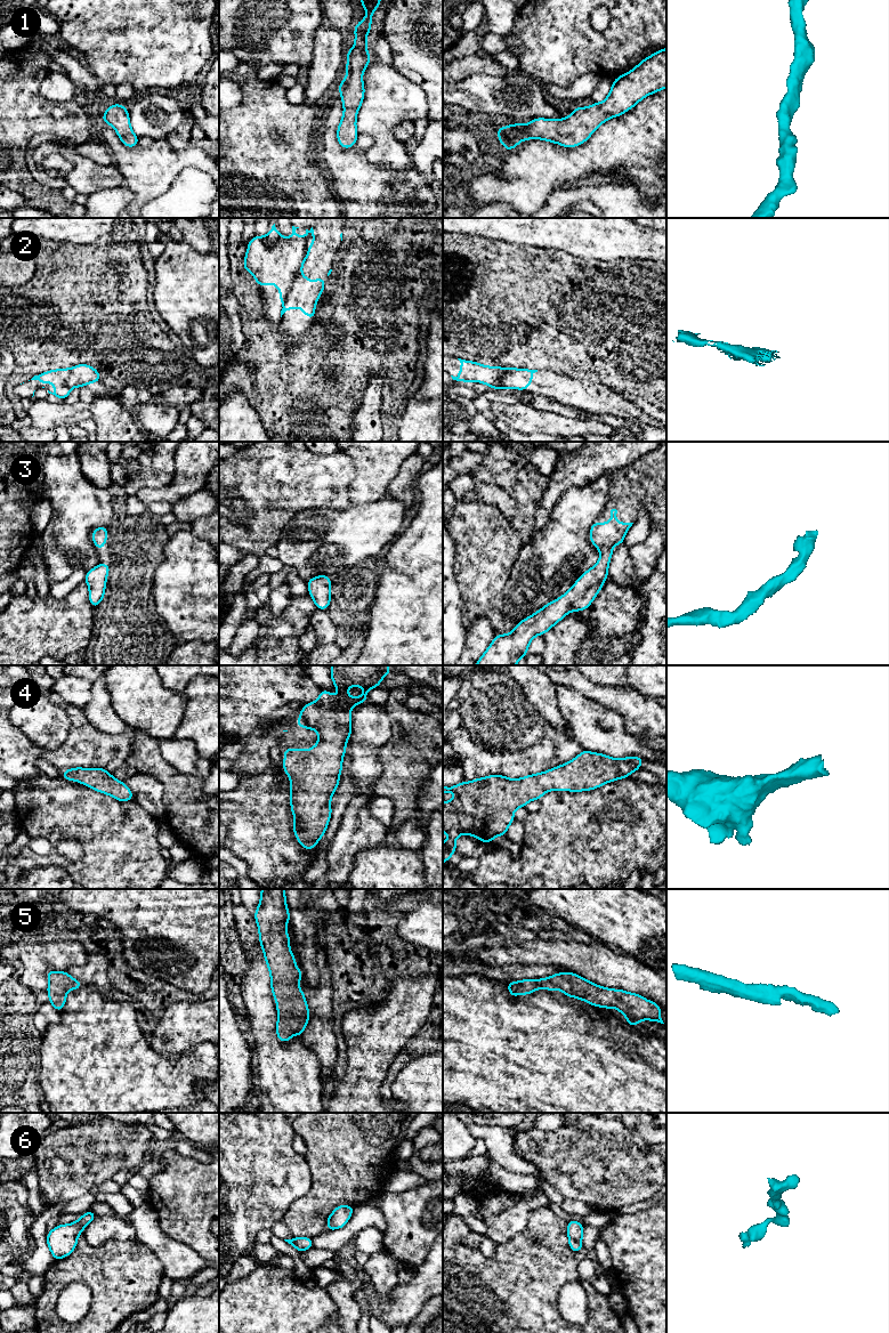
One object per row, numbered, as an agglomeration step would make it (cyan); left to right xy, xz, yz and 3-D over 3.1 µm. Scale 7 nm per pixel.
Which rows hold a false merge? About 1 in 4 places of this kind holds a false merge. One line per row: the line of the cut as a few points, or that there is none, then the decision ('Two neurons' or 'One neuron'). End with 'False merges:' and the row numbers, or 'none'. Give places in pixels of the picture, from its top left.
1: No split. One neuron
2: Split along xz (301, 266), (283, 304). Two neurons
3: No split. One neuron
4: No split. One neuron
5: No split. One neuron
6: No split. One neuron
False merges: 2

